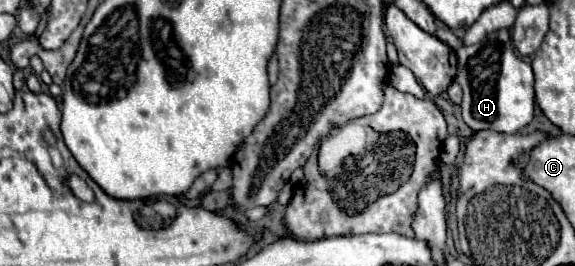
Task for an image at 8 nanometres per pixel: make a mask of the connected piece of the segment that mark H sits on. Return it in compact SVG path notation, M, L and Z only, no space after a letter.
M494 30L474 46L456 50L458 72L456 82L464 90L462 118L474 130L494 130L502 134L516 134L534 118L534 74L532 66L518 58L512 48L510 30Z

